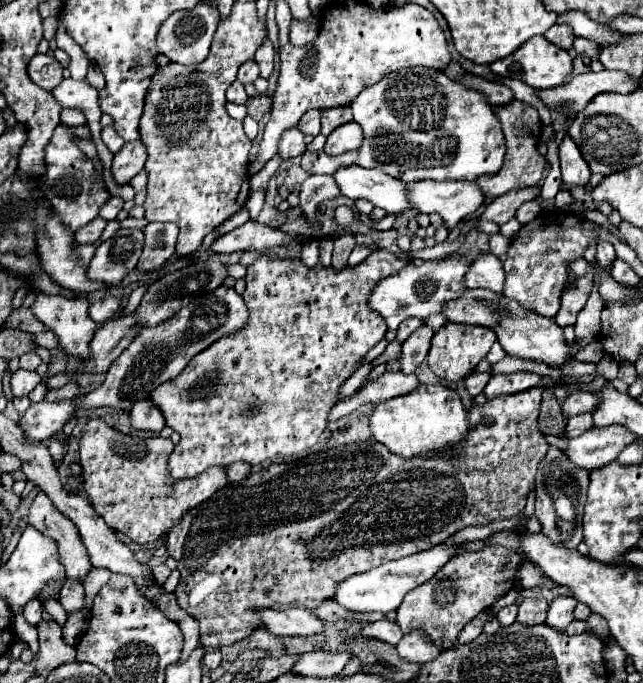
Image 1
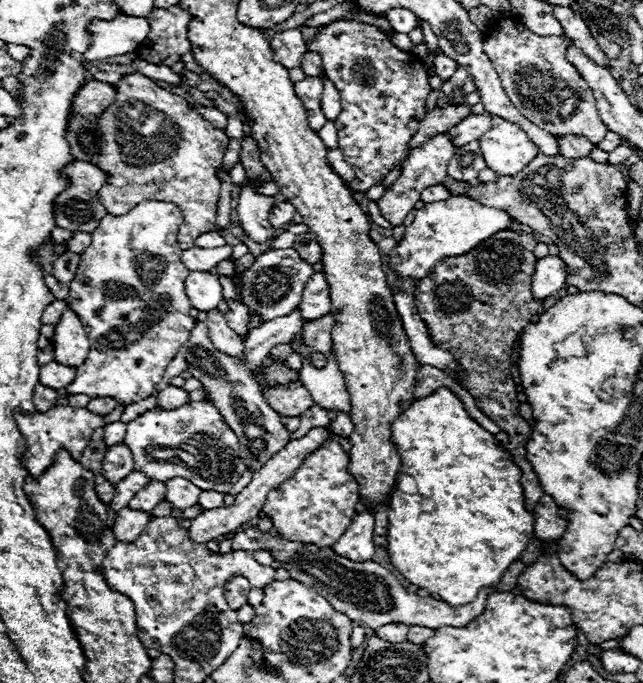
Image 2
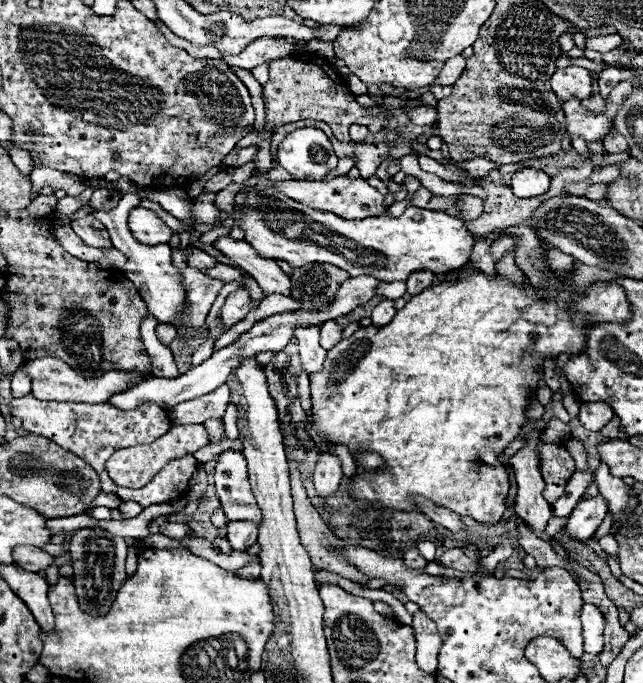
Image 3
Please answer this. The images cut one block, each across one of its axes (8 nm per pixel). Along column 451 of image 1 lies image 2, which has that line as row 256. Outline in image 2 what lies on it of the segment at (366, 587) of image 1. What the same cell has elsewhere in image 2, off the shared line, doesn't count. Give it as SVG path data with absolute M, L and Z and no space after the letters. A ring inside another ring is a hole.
M546 256L538 260L534 278L532 278L532 292L536 298L548 298L550 294L566 288L566 264L558 256Z

